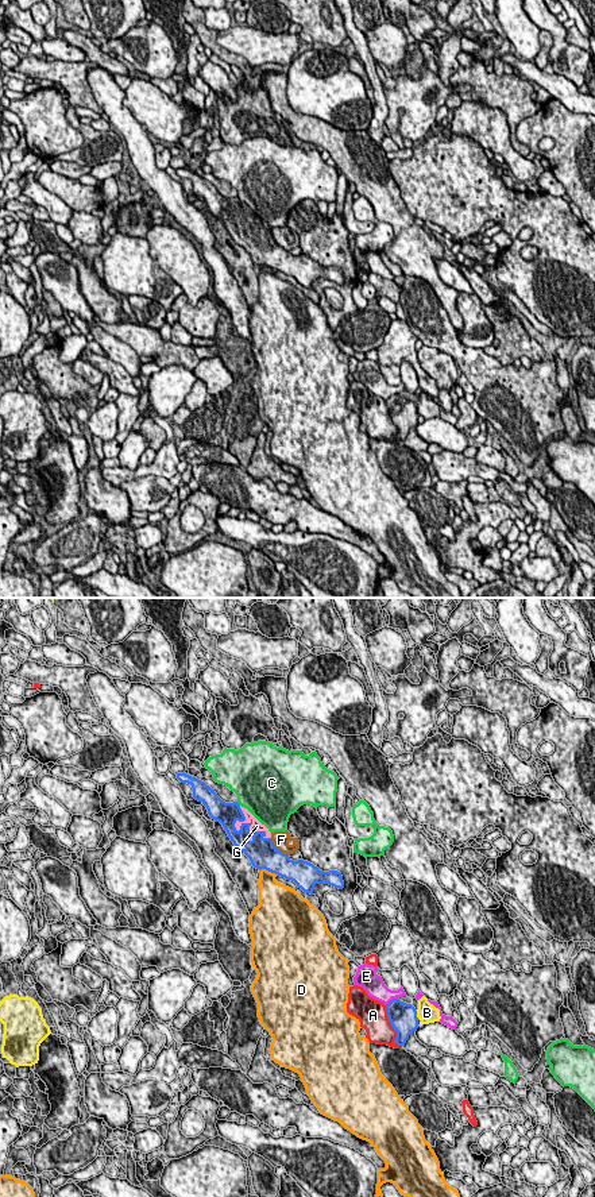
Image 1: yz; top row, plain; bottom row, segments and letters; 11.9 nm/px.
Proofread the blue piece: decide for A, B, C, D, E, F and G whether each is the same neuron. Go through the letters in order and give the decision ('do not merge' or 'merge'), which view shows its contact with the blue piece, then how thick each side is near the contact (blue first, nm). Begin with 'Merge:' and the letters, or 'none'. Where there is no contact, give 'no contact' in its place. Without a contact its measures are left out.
Merge: G
A: do not merge; meets blue in yz; 320 nm thick on the blue side, 340 nm on the other
B: do not merge; meets blue in yz; 320 nm thick on the blue side, 240 nm on the other
C: do not merge; meets blue in yz; 280 nm thick on the blue side, 420 nm on the other
D: do not merge; meets blue in yz; 360 nm thick on the blue side, 280 nm on the other
E: do not merge; meets blue in yz; 320 nm thick on the blue side, 240 nm on the other
F: do not merge; meets blue in yz; 360 nm thick on the blue side, 190 nm on the other
G: merge; meets blue in yz; 240 nm thick on the blue side, 130 nm on the other

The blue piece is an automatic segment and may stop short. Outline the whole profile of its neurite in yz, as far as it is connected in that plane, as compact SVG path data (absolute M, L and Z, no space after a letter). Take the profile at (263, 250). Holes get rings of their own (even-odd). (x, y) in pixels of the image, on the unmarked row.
M177 169L177 174L192 181L193 193L206 202L212 215L223 220L233 240L250 254L254 263L291 275L310 290L316 279L325 278L339 285L344 283L340 267L322 267L308 256L293 256L278 246L268 224L237 197L223 197L215 185L186 169Z

